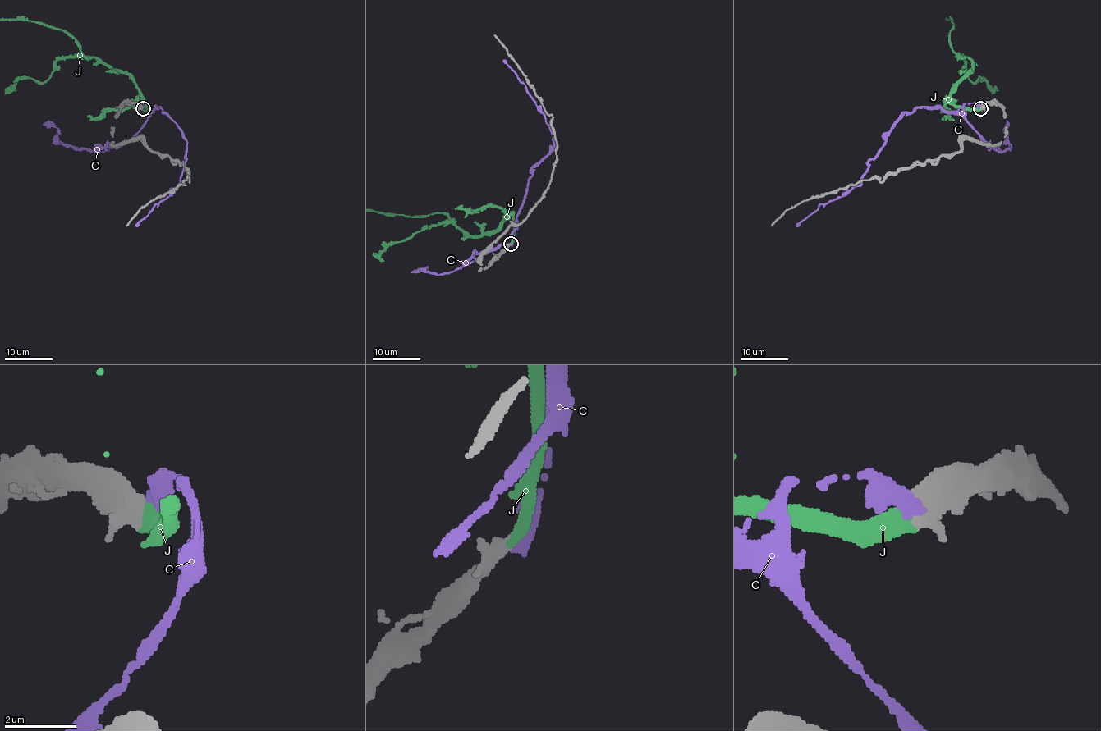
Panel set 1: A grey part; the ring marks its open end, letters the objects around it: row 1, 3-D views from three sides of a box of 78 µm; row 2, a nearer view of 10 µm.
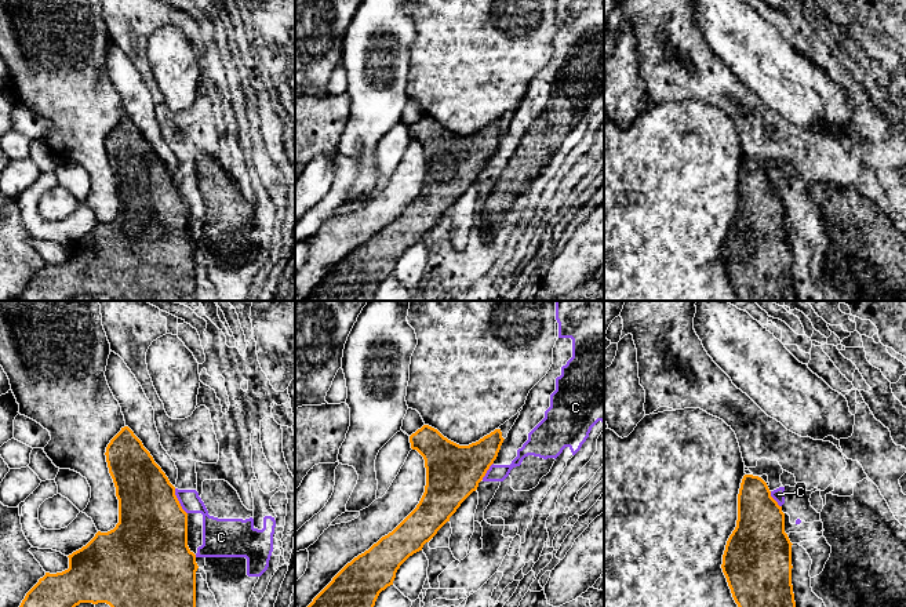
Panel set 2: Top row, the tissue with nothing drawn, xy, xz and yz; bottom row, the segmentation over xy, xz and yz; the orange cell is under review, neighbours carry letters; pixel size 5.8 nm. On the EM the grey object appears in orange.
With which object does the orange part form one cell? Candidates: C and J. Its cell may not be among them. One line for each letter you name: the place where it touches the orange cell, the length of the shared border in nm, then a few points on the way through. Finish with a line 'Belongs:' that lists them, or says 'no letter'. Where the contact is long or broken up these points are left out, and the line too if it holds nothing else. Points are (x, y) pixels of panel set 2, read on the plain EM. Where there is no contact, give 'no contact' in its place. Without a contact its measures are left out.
J: no contact
Belongs: J

